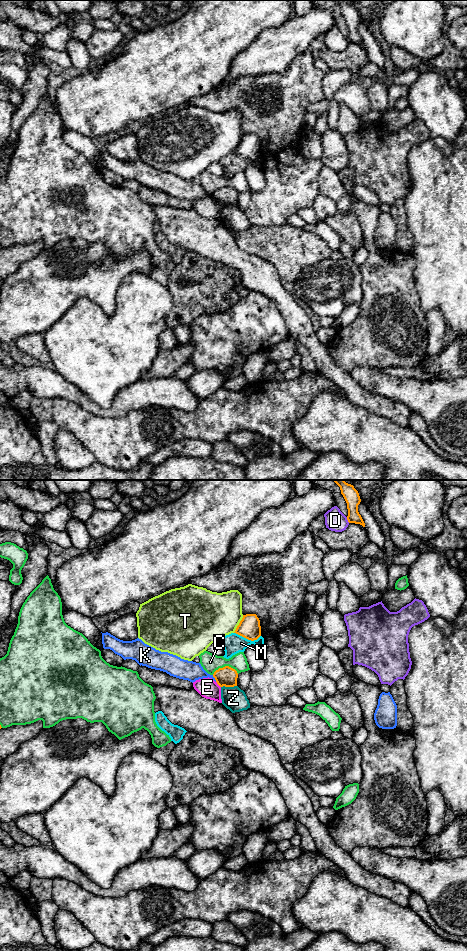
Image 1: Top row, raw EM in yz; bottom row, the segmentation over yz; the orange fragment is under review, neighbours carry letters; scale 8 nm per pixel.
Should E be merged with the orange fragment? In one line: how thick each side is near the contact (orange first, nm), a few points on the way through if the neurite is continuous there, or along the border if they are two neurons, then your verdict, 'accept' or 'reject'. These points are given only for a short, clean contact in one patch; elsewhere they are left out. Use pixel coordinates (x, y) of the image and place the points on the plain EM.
160/160 nm | along yz (216, 201), (220, 207) | reject

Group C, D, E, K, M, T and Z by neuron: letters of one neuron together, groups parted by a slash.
C / D / E / K / M / T / Z

